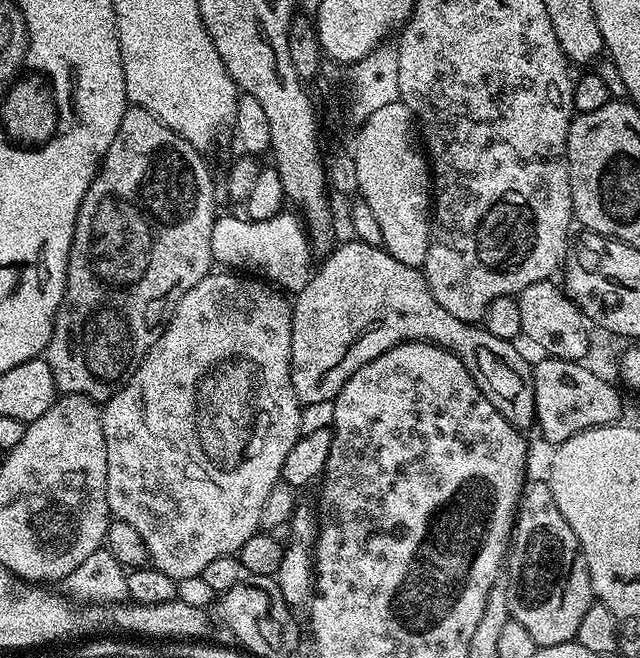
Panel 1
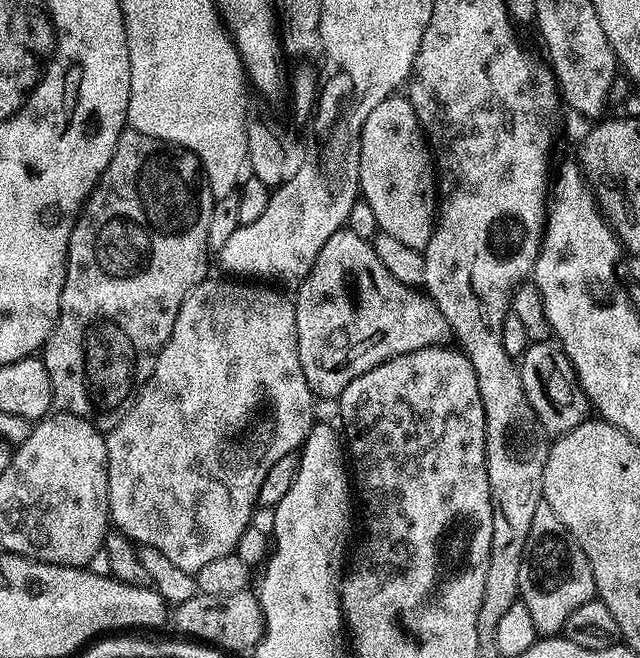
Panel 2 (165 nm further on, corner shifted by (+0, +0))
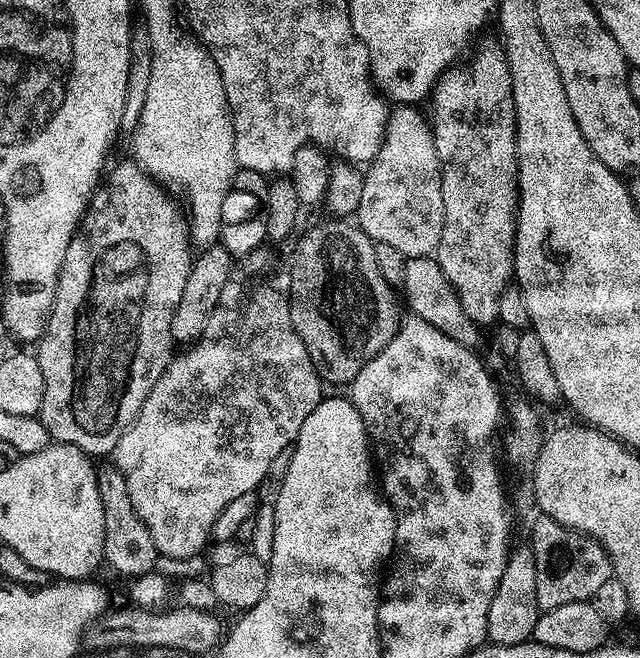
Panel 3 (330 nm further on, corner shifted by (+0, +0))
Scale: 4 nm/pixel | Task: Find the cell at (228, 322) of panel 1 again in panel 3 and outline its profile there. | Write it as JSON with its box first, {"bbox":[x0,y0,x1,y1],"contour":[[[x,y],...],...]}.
{"bbox":[114,278,322,558],"contour":[[[237,278],[229,279],[226,286],[222,286],[222,294],[218,298],[218,304],[210,314],[210,322],[203,336],[191,345],[189,352],[177,355],[162,374],[146,398],[142,410],[138,414],[135,422],[122,434],[114,453],[114,465],[124,475],[126,488],[130,494],[130,500],[134,504],[138,518],[145,523],[146,529],[150,532],[150,537],[154,540],[154,546],[159,555],[170,558],[190,558],[201,555],[204,547],[210,544],[212,527],[222,510],[234,502],[234,498],[239,498],[241,494],[256,492],[259,484],[268,476],[268,471],[272,468],[272,463],[283,457],[295,445],[298,434],[302,430],[302,422],[310,418],[310,410],[318,406],[322,399],[320,387],[322,381],[298,330],[294,330],[292,321],[292,306],[287,295],[284,296],[276,288],[263,288],[260,284],[243,284]]]}

